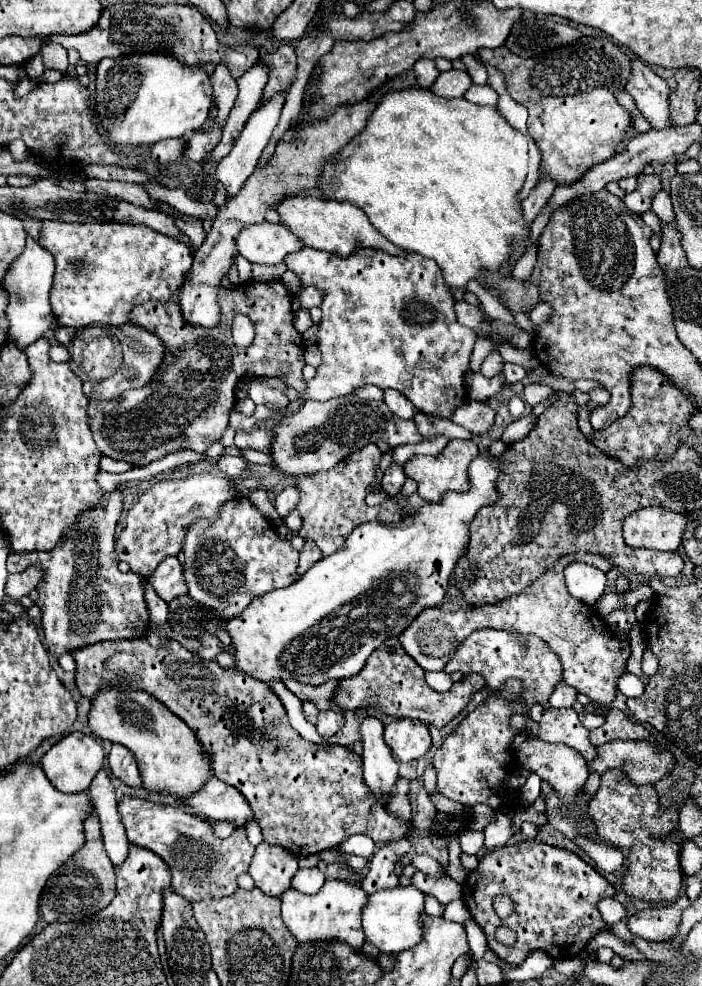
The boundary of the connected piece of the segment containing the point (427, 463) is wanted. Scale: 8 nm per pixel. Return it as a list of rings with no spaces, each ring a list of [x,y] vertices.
[[[469,439],[469,441],[451,441],[439,455],[435,457],[425,457],[425,455],[415,455],[411,457],[403,467],[409,479],[415,479],[419,483],[419,497],[425,501],[441,501],[441,497],[447,491],[457,491],[463,493],[469,489],[469,463],[479,455],[479,447]]]

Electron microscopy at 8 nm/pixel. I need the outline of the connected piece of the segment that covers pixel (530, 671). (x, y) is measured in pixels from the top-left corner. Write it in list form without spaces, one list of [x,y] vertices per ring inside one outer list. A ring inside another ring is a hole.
[[[479,629],[475,633],[471,633],[461,645],[459,651],[455,651],[455,655],[451,657],[451,661],[445,665],[447,673],[479,673],[487,687],[491,691],[499,691],[503,689],[505,681],[509,677],[515,677],[519,681],[523,681],[525,685],[525,693],[523,693],[523,707],[529,709],[535,703],[541,703],[543,707],[549,701],[551,691],[555,689],[555,685],[561,679],[561,661],[559,657],[547,647],[547,643],[535,635],[517,635],[517,633],[507,633],[507,631],[495,631],[495,629]]]

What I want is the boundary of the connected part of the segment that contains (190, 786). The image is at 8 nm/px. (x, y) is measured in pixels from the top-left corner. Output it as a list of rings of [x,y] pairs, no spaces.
[[[103,687],[91,701],[87,723],[97,739],[121,743],[133,751],[143,787],[149,791],[169,791],[173,797],[185,799],[199,791],[211,775],[209,761],[203,755],[195,733],[185,721],[145,691]]]

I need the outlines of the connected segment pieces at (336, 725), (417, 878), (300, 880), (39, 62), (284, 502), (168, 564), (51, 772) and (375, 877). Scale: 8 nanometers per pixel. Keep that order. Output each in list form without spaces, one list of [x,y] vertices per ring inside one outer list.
[[[329,709],[329,711],[323,711],[323,713],[319,715],[317,731],[319,731],[321,737],[331,737],[331,735],[335,735],[335,733],[343,727],[343,723],[345,723],[343,713]]]
[[[417,871],[413,875],[413,885],[419,887],[423,893],[427,895],[433,895],[443,907],[449,903],[449,901],[455,901],[461,897],[461,885],[455,883],[451,877],[447,875],[441,875],[441,877],[431,877],[427,873],[421,873]]]
[[[317,867],[299,869],[297,875],[291,879],[291,887],[293,889],[297,889],[301,893],[309,893],[309,895],[317,893],[321,889],[321,885],[323,885],[323,873]]]
[[[41,51],[27,63],[25,71],[27,71],[27,77],[29,79],[39,79],[45,73],[45,65],[43,65],[43,59],[41,59]]]
[[[295,485],[283,489],[283,491],[277,495],[277,499],[275,499],[277,515],[279,515],[281,519],[285,519],[285,517],[297,507],[297,503],[299,503],[299,489],[297,489]]]
[[[167,557],[159,563],[159,567],[155,569],[155,573],[147,579],[153,589],[157,591],[157,595],[163,601],[171,601],[183,593],[187,593],[187,585],[183,579],[183,567],[177,561],[177,557]]]
[[[75,731],[75,733],[69,733],[67,737],[63,737],[59,743],[55,743],[43,755],[41,767],[43,767],[47,779],[53,787],[57,787],[63,793],[79,793],[79,791],[85,791],[91,785],[93,777],[103,767],[103,761],[105,761],[103,745],[95,737]]]
[[[397,839],[393,843],[387,843],[385,847],[379,847],[379,851],[373,855],[369,863],[369,873],[361,881],[361,887],[368,894],[378,891],[380,887],[395,887],[399,885],[399,877],[395,875],[393,867],[395,863],[407,855],[411,849],[409,839]]]

